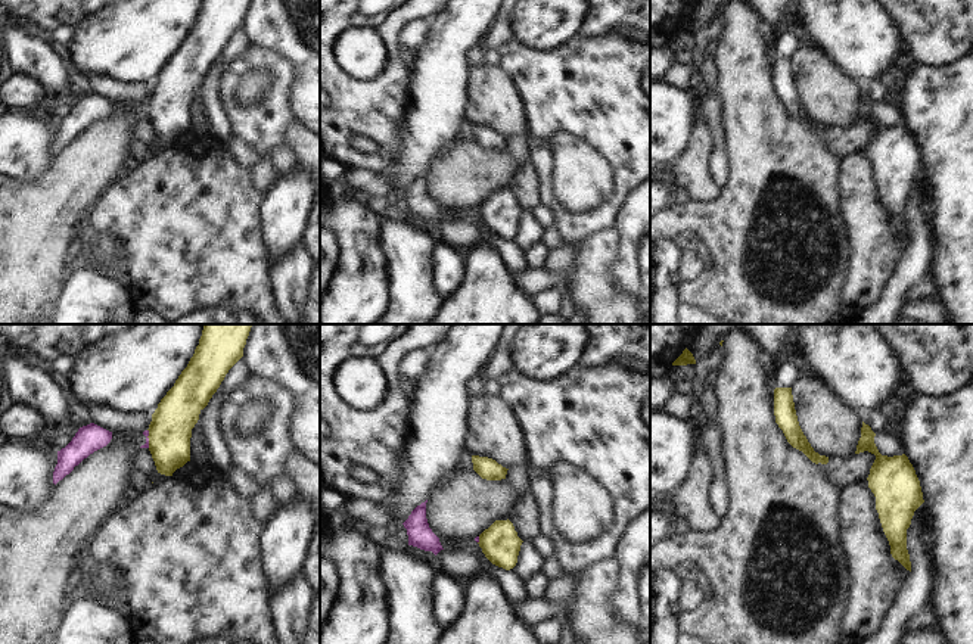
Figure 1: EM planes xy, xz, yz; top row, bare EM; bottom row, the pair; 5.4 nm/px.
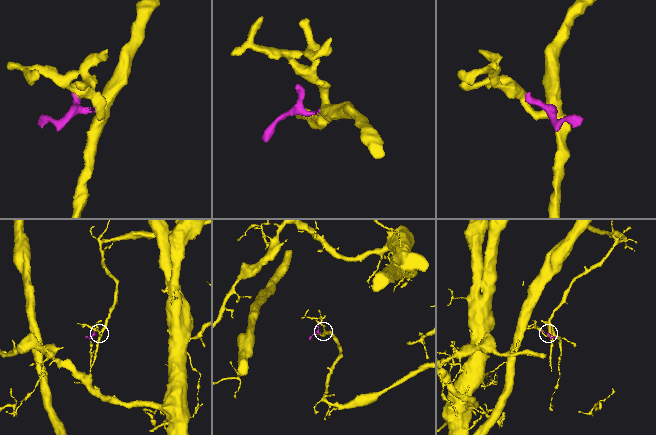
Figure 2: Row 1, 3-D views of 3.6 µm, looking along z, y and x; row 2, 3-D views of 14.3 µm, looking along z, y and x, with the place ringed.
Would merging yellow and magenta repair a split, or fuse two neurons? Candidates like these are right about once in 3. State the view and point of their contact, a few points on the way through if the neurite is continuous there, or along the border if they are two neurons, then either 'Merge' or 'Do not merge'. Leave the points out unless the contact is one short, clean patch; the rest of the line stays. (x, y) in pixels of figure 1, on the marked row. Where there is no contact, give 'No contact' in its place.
Touches yellow at xy (148, 436). Do not merge

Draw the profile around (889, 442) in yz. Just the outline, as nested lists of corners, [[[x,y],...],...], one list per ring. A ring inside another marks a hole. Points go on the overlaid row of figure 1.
[[[898,429],[876,433],[874,444],[882,455],[893,457],[905,454],[905,442]]]

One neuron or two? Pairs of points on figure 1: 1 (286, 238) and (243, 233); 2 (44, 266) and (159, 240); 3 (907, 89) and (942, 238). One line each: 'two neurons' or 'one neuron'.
1: two neurons
2: two neurons
3: one neuron

